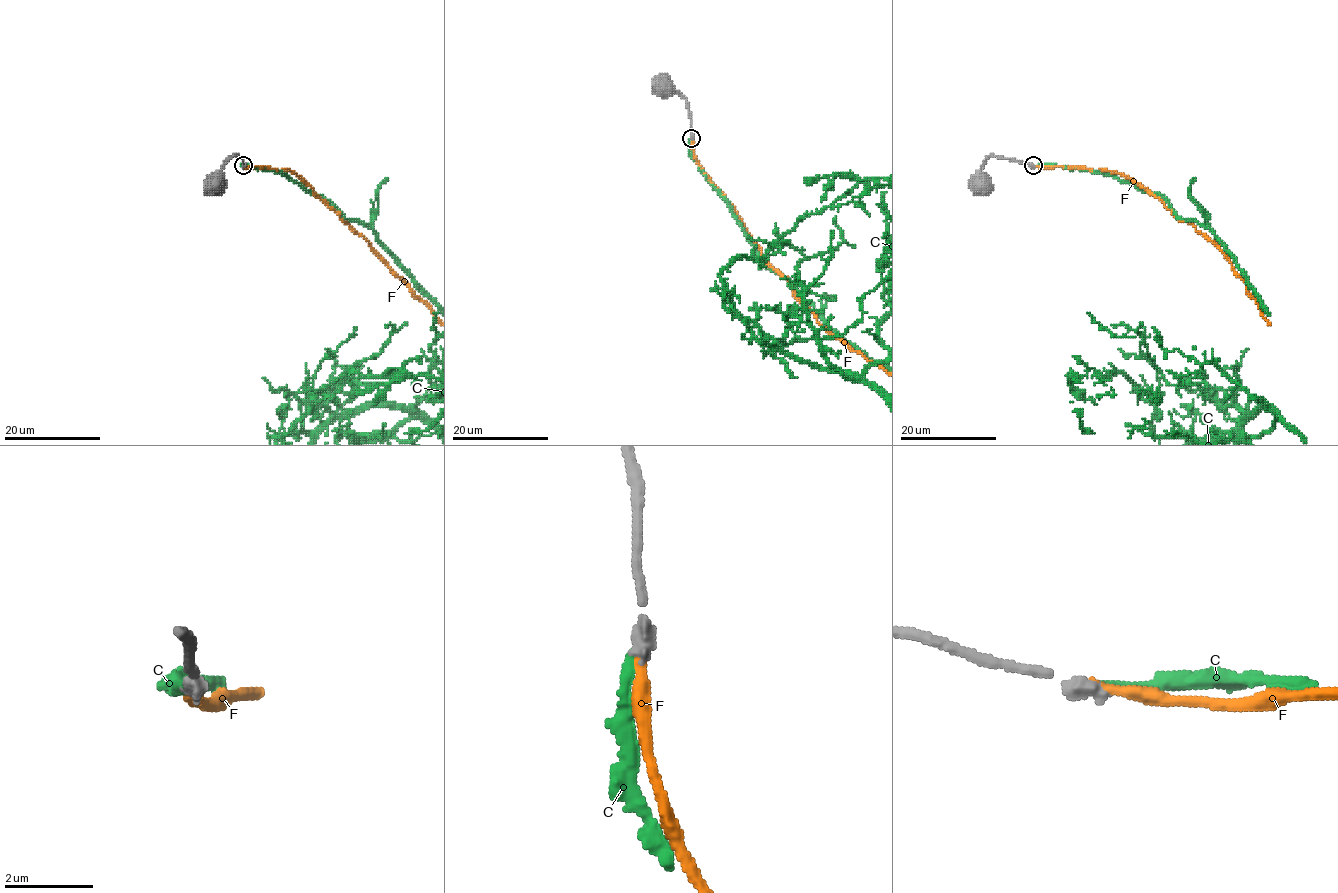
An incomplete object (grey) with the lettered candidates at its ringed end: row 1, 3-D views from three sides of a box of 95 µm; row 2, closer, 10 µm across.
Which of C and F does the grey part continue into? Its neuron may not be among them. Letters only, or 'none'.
F

